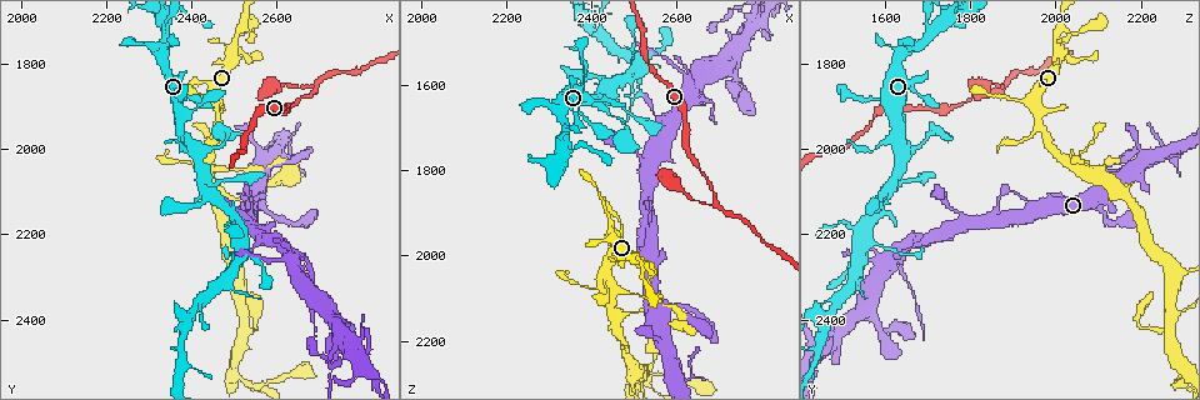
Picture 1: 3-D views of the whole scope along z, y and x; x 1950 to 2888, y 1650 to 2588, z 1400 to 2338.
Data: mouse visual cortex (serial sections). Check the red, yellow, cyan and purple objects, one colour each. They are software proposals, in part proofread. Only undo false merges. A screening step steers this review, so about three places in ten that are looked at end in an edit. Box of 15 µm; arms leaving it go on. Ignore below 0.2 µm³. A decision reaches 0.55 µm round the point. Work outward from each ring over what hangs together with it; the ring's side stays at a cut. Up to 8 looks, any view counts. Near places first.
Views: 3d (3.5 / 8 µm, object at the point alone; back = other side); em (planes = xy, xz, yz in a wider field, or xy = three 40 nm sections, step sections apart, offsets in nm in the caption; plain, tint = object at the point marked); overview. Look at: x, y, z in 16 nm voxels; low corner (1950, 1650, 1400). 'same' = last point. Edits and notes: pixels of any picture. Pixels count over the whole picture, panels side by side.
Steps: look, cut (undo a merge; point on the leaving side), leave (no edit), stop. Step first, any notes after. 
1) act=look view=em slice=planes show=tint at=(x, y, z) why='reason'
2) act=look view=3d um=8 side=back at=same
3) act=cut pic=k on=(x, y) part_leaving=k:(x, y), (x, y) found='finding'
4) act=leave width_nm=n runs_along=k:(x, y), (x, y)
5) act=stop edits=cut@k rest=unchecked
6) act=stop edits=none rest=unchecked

act=look view=3d um=3.5 at=(2335, 1725, 1705) why='thin arm on a thick one'

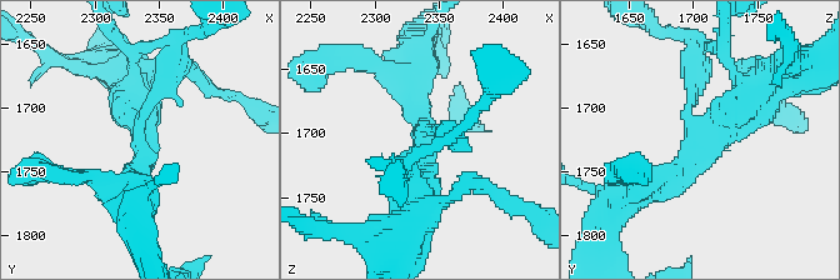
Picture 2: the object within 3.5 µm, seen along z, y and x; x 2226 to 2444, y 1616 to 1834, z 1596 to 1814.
act=look view=em slice=planes show=tint at=(2338, 1730, 1708)

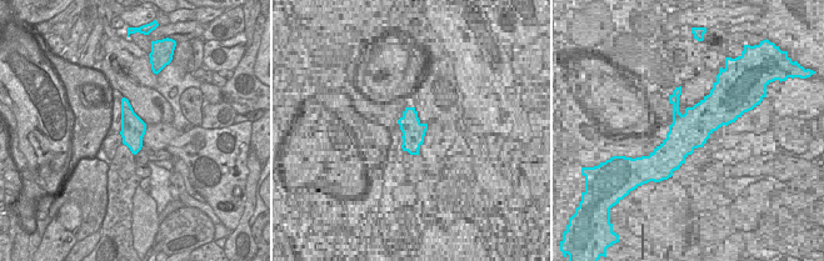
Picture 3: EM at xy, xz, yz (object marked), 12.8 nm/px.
act=leave arms=3 arm_widths_nm=150,300,500 runs_along=2:(640, 191), (695, 156), (765, 84) found='continuous, no second cell'

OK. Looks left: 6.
act=look view=3d um=3.5 at=(2690, 1855, 1880) why='a narrow waist'

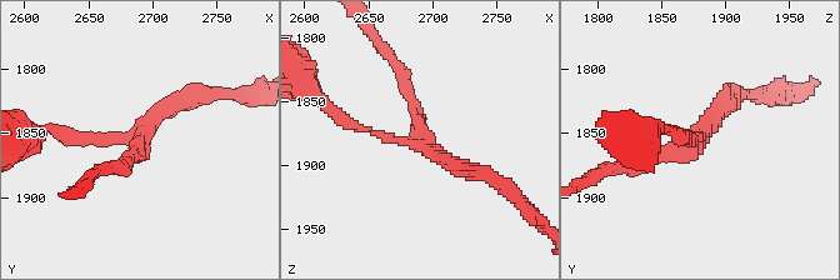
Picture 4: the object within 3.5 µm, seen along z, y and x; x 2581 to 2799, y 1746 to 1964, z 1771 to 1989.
act=look view=em slice=xy step=3 show=tint at=(2690, 1856, 1876) arms=3 arm_widths_nm=100,200,200

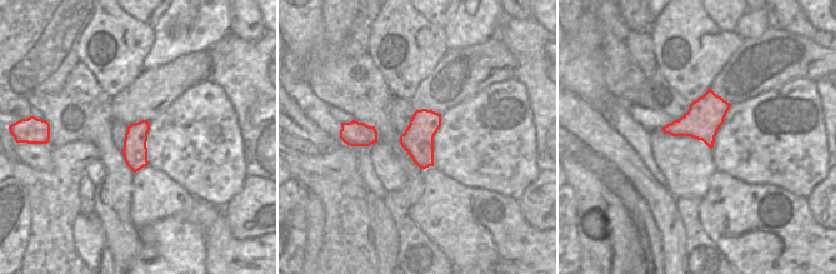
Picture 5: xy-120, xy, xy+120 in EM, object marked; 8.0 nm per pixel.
act=leave runs_along=4:(396, 68), (419, 135), (396, 141), (343, 119) found='continuous, no second cell'

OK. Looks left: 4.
act=look view=em slice=planes show=tint at=(2450, 2095, 2140) why='branch point'

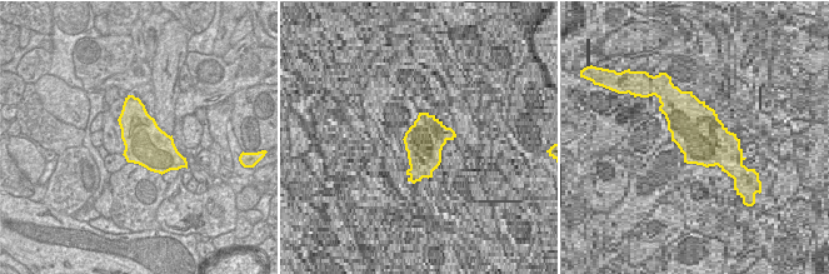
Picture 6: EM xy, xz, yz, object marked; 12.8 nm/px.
act=look view=3d um=3.5 at=same

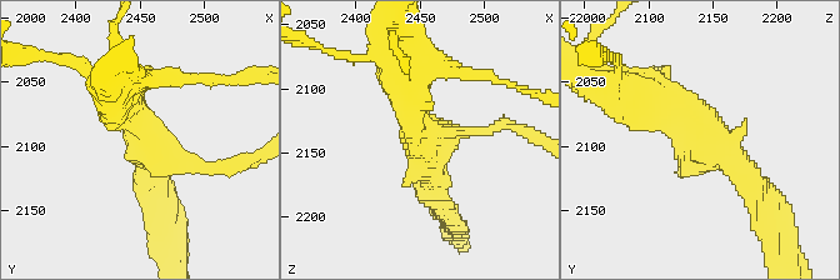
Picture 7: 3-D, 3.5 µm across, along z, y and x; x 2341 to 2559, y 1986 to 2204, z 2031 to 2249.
act=leave width_nm=550 runs_along=7:(640, 90), (675, 105), (761, 194) found='continuous, no second cell'

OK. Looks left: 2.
act=look view=3d um=3.5 side=back at=(2530, 2550, 2295) why='thin arm on a thick one'

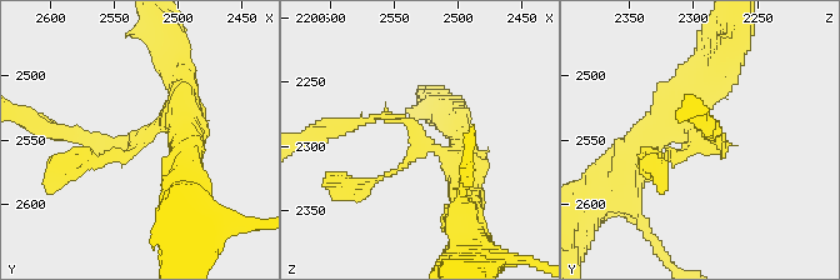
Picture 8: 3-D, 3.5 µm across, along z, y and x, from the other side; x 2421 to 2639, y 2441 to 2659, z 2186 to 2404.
act=look view=em slice=xy step=2 show=tint at=(2532, 2548, 2292) arms=3 arm_widths_nm=100,150,400

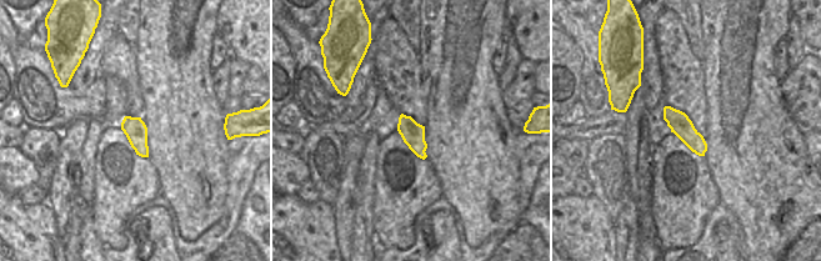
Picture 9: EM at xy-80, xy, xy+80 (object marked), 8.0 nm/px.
act=leave found='all the same cell'

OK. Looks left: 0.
act=stop edits=none rest=unchecked

